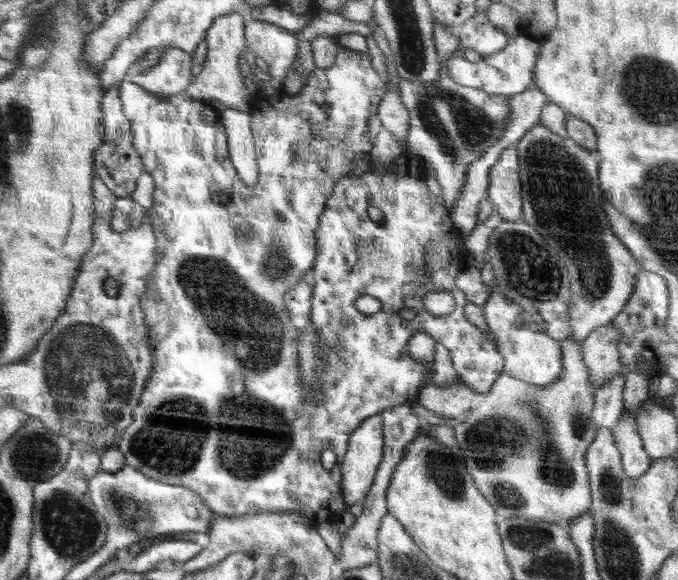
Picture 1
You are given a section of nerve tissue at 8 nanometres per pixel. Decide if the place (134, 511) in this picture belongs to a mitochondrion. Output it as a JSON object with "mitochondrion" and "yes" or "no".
{"mitochondrion":"yes"}

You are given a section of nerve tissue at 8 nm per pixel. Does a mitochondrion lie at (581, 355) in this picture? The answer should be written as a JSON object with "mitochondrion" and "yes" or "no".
{"mitochondrion":"no"}

